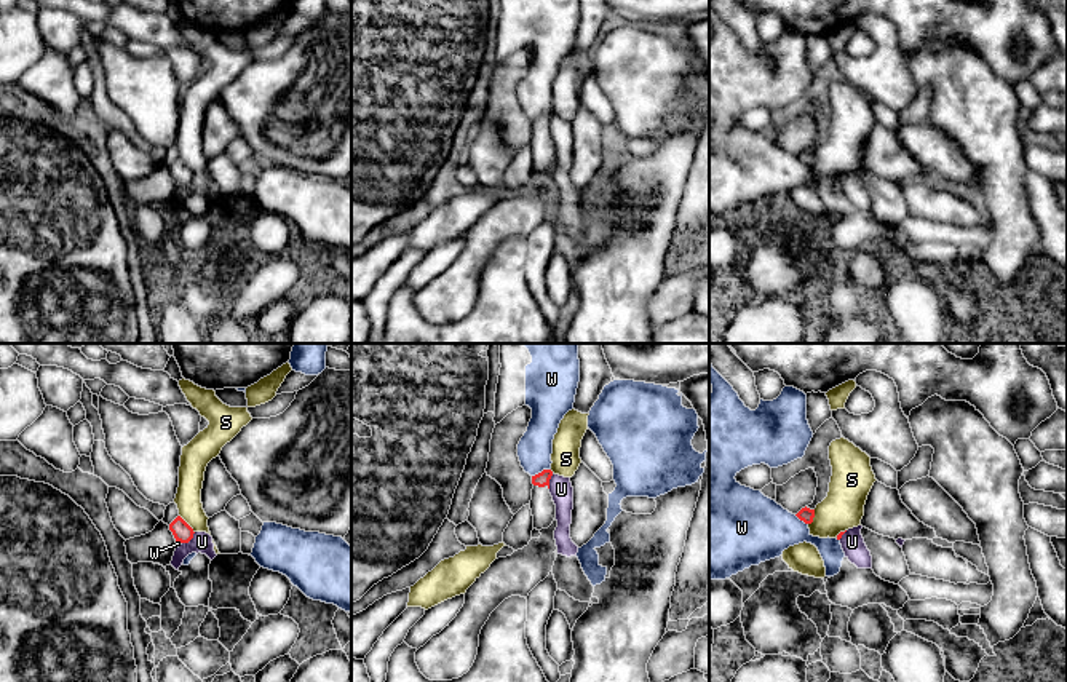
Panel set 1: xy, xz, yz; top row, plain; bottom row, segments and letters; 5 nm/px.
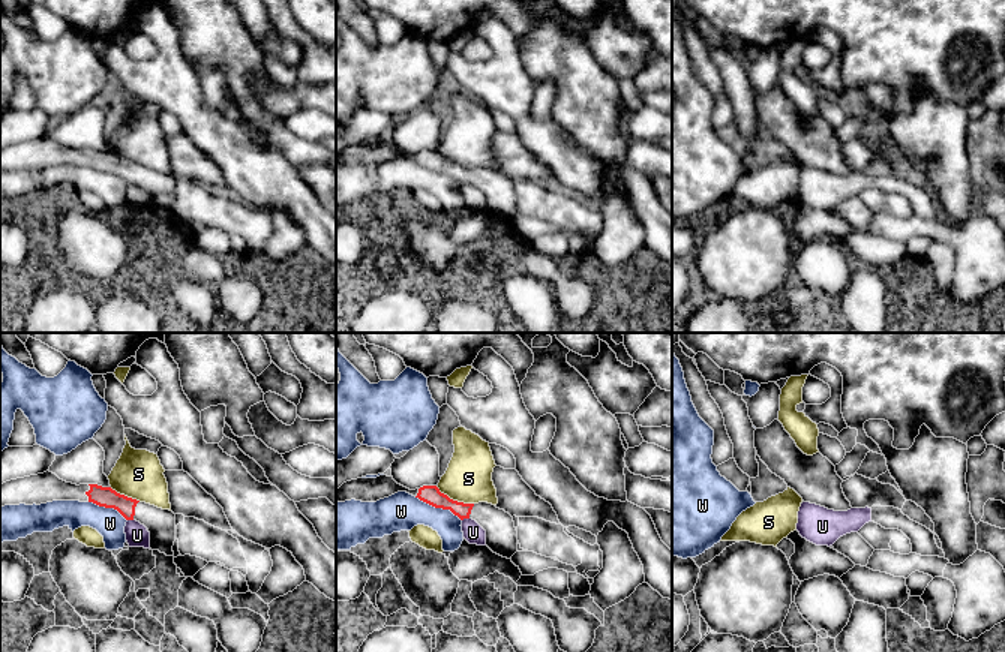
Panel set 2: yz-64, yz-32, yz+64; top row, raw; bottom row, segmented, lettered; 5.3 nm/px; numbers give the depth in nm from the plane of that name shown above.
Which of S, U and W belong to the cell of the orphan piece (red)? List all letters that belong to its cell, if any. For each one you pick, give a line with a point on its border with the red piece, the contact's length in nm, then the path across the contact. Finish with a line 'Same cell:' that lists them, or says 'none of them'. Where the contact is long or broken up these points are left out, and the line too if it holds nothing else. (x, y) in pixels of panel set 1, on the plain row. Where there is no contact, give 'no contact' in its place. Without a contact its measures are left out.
Same cell: none of them

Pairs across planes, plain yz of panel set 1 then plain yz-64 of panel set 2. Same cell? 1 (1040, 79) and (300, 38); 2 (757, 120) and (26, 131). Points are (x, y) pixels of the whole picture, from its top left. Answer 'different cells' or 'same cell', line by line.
1: same cell
2: same cell

